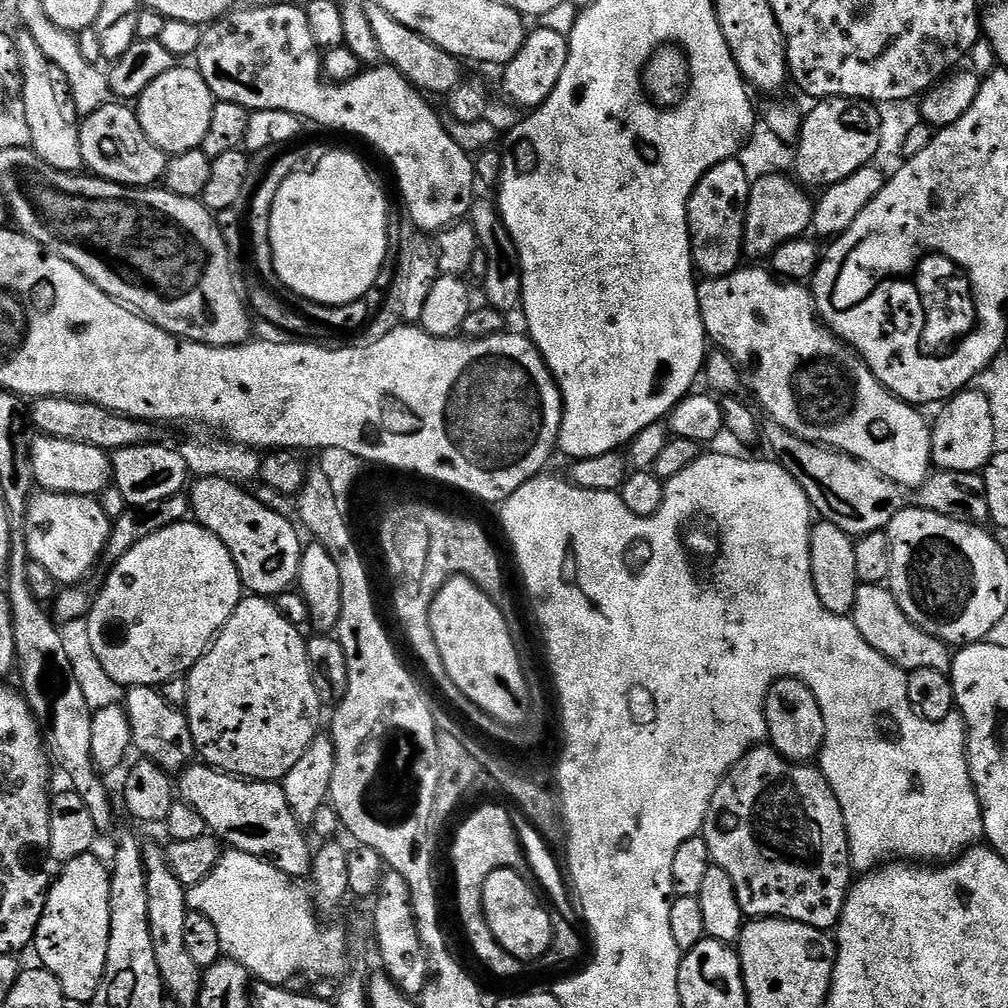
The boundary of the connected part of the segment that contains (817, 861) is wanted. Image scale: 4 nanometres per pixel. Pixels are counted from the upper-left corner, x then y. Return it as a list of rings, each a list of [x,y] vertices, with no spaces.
[[[757,746],[749,750],[745,756],[721,780],[714,798],[710,802],[710,810],[704,819],[702,835],[706,846],[710,846],[712,863],[717,868],[726,870],[730,874],[730,882],[734,882],[734,890],[738,894],[738,906],[742,906],[745,917],[771,918],[773,920],[793,920],[802,922],[806,926],[814,926],[825,930],[835,929],[840,922],[840,915],[844,909],[844,903],[848,897],[848,890],[854,883],[854,869],[852,867],[852,855],[848,845],[846,834],[846,822],[842,818],[842,806],[838,806],[838,798],[834,790],[828,784],[828,777],[820,772],[811,763],[794,764],[780,755],[771,746]]]

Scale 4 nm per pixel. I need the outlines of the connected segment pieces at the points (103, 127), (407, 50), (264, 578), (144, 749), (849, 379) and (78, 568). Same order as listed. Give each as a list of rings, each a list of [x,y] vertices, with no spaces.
[[[109,102],[94,110],[94,114],[83,117],[80,141],[84,166],[91,175],[125,184],[127,188],[146,188],[163,181],[170,157],[146,138],[146,130],[142,130],[140,119],[127,103]]]
[[[374,2],[366,7],[366,18],[370,18],[370,30],[374,30],[374,38],[378,38],[378,50],[380,51],[381,61],[387,67],[396,68],[421,92],[447,97],[449,92],[453,92],[462,83],[460,76],[461,61],[457,57],[451,56],[446,50],[434,46],[422,34],[402,26],[398,18],[390,18],[382,6]]]
[[[204,474],[201,480],[190,488],[190,512],[195,523],[202,525],[210,534],[214,534],[230,550],[230,558],[234,558],[234,566],[238,566],[240,583],[251,595],[275,598],[289,591],[300,579],[300,554],[302,543],[296,533],[297,525],[288,521],[289,517],[283,512],[275,512],[262,502],[258,502],[255,495],[247,487],[241,486],[217,474]]]
[[[155,687],[128,688],[128,697],[122,700],[128,711],[128,721],[132,731],[132,748],[140,751],[139,755],[146,760],[153,760],[163,772],[179,774],[193,763],[196,756],[194,738],[190,734],[188,717],[181,709],[166,702],[163,691]]]
[[[744,266],[729,276],[701,279],[696,293],[707,339],[734,361],[742,373],[743,387],[756,395],[757,402],[768,411],[767,419],[806,442],[861,460],[905,490],[920,487],[934,468],[932,428],[924,421],[923,411],[886,390],[863,358],[826,327],[816,310],[816,300],[803,283],[785,282],[767,267],[760,268],[764,266],[752,267],[756,268]]]
[[[41,491],[33,495],[24,515],[26,546],[31,560],[46,566],[57,585],[76,586],[96,563],[101,563],[104,544],[112,532],[112,521],[95,496],[75,496]]]

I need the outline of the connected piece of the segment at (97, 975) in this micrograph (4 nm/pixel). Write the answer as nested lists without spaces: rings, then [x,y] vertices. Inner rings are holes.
[[[96,854],[79,856],[59,869],[60,877],[51,881],[46,906],[42,910],[42,918],[36,927],[34,949],[39,963],[58,982],[62,982],[65,1001],[76,1004],[91,1005],[94,994],[98,994],[98,986],[106,970],[106,950],[110,946],[110,878],[109,865],[104,864]]]

